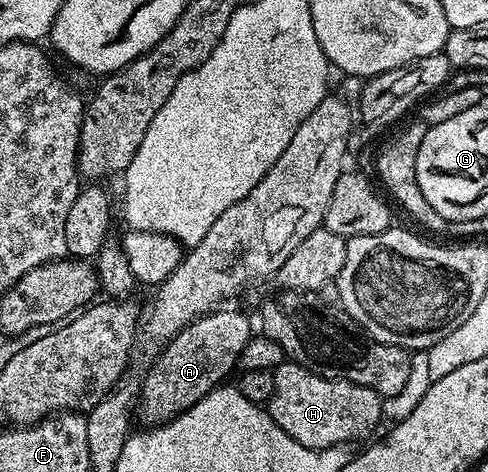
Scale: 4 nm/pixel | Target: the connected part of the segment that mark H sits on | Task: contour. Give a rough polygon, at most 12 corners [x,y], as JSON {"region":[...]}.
{"region":[[296,362],[272,371],[268,414],[311,450],[382,422],[381,395]]}

